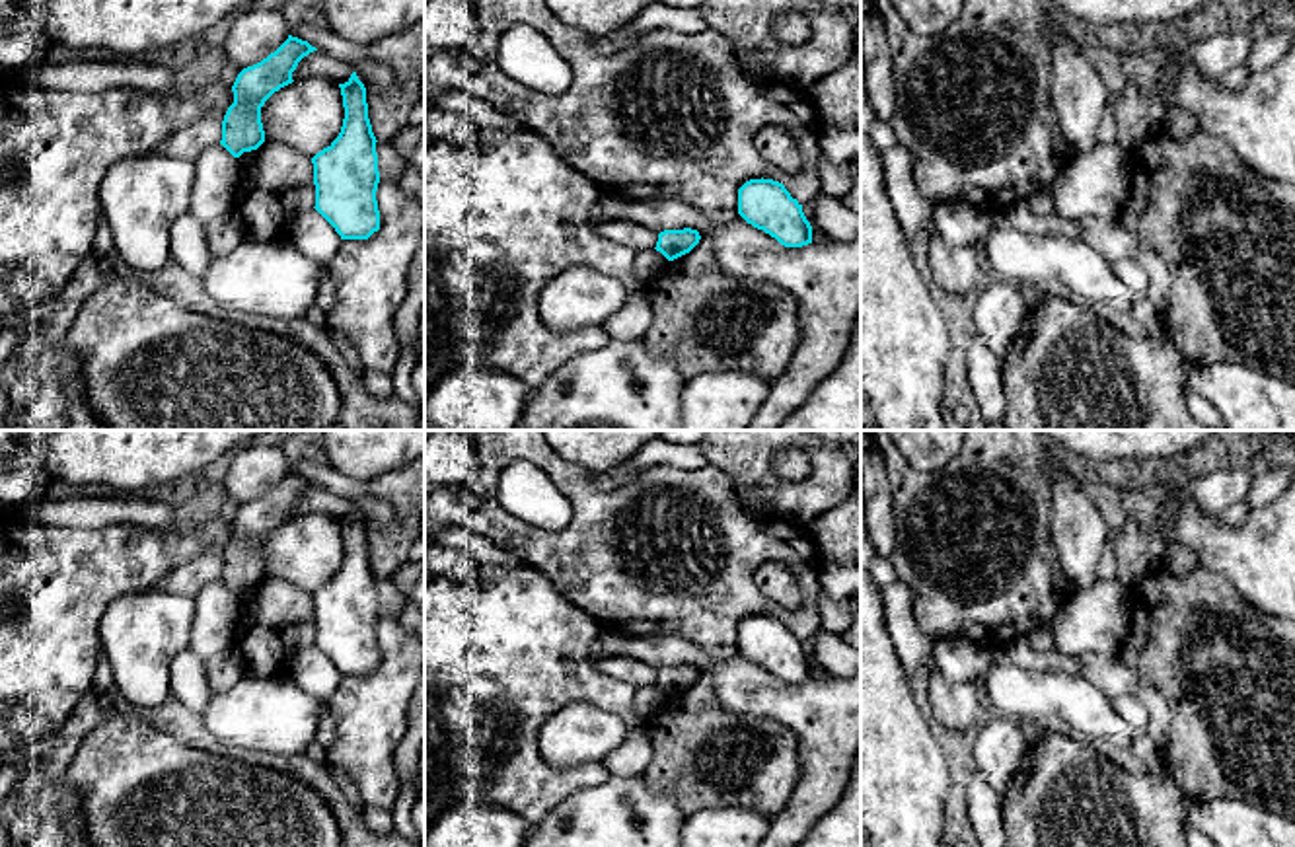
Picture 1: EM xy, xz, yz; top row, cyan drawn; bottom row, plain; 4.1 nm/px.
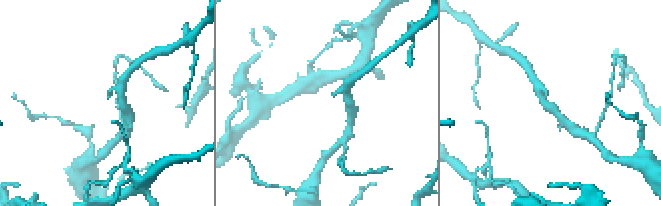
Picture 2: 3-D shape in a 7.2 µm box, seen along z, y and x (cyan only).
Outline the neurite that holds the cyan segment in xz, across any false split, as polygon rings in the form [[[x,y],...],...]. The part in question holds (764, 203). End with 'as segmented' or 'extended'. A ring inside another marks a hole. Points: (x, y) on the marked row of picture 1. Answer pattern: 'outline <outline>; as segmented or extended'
outline [[[763,177],[746,181],[738,189],[738,214],[785,247],[812,243],[812,226],[802,204],[779,181]]]; as segmented

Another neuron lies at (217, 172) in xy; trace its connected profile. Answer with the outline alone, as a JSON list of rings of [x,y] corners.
[[[220,142],[204,148],[195,164],[189,212],[208,224],[234,208],[241,169]]]

